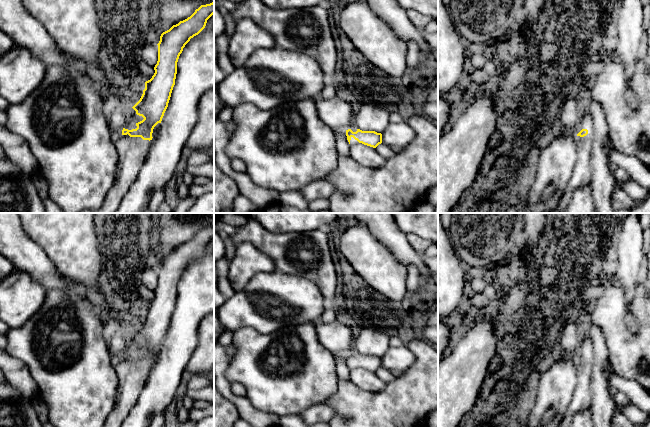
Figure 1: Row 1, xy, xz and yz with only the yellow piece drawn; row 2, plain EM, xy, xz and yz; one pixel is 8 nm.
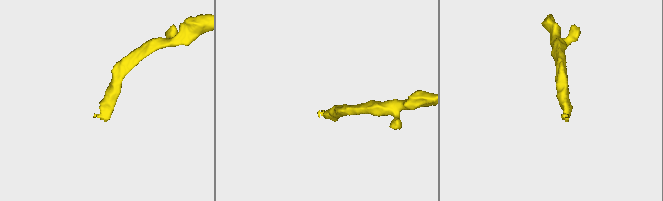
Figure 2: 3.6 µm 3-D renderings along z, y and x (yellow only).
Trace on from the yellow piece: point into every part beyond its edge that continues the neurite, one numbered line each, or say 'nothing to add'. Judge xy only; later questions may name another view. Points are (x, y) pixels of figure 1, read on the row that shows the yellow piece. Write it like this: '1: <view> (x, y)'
1: xy (132, 152)

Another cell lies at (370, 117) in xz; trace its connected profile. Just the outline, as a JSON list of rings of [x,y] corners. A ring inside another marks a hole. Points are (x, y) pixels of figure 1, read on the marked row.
[[[363,104],[360,110],[354,115],[352,128],[382,133],[390,123],[389,116],[390,113],[382,106]]]

